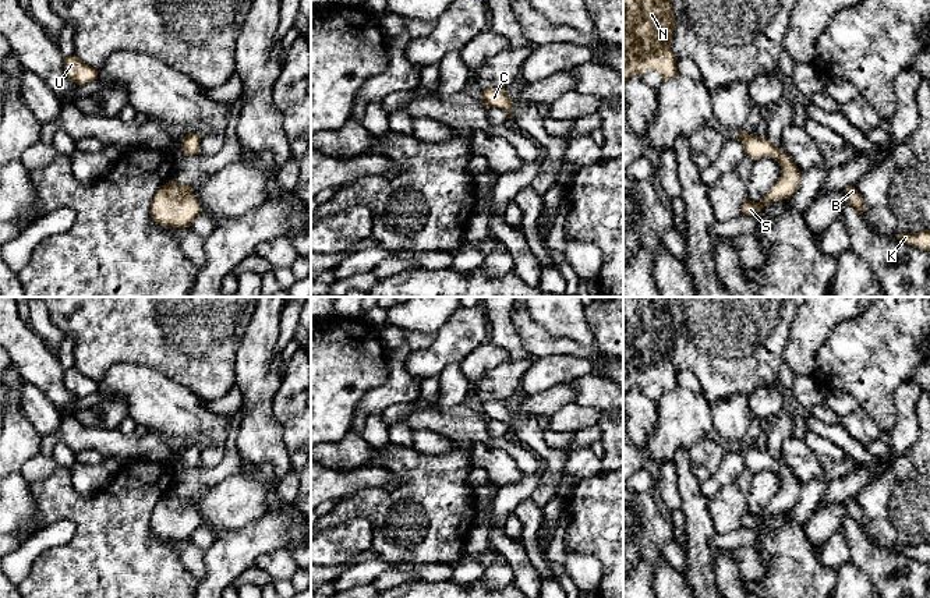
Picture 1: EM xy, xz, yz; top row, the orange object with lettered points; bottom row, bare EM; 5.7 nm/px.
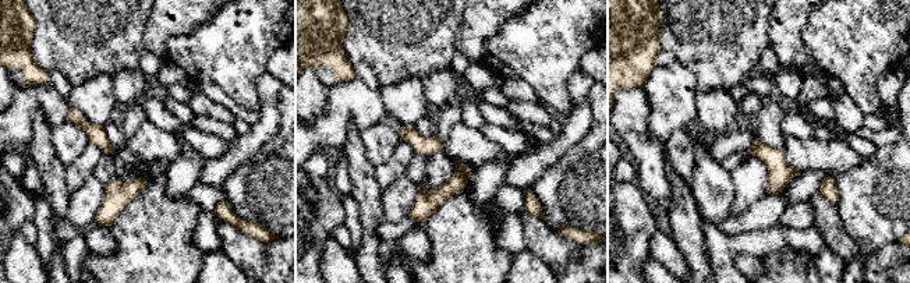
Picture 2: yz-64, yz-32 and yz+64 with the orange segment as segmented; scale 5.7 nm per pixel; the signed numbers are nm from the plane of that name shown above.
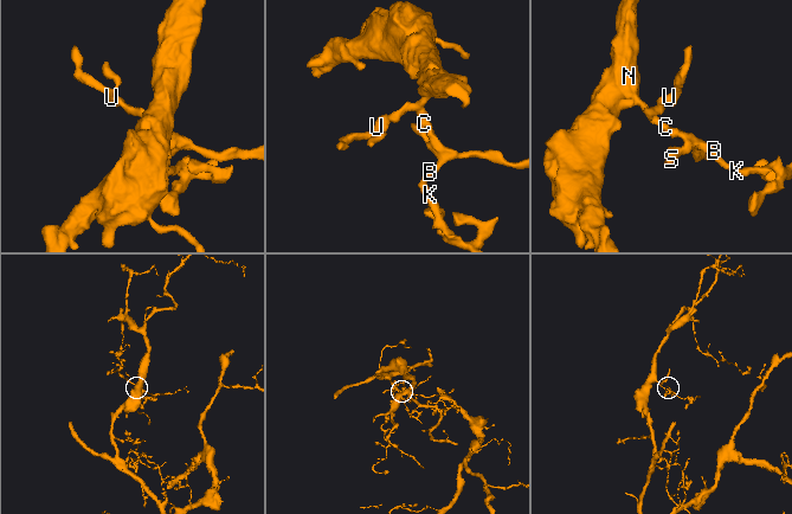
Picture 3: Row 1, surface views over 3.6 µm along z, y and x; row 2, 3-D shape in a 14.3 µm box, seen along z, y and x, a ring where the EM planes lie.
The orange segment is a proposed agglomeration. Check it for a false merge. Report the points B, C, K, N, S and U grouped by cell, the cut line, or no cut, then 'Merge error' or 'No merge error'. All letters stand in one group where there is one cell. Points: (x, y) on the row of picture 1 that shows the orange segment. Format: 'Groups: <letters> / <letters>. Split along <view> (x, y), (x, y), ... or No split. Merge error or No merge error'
Groups: B C K N S U. No split. No merge error

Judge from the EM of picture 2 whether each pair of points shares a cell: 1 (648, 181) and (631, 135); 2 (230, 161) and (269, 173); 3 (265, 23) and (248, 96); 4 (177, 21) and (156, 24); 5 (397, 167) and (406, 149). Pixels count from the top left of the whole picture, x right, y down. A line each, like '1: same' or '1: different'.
1: same
2: different
3: same
4: same
5: same

